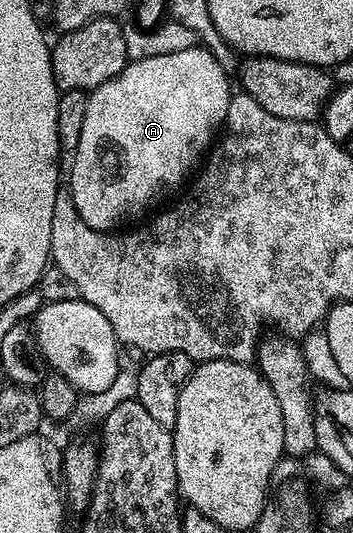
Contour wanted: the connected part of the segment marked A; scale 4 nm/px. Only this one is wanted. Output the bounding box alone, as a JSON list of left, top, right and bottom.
[67,46,231,232]

